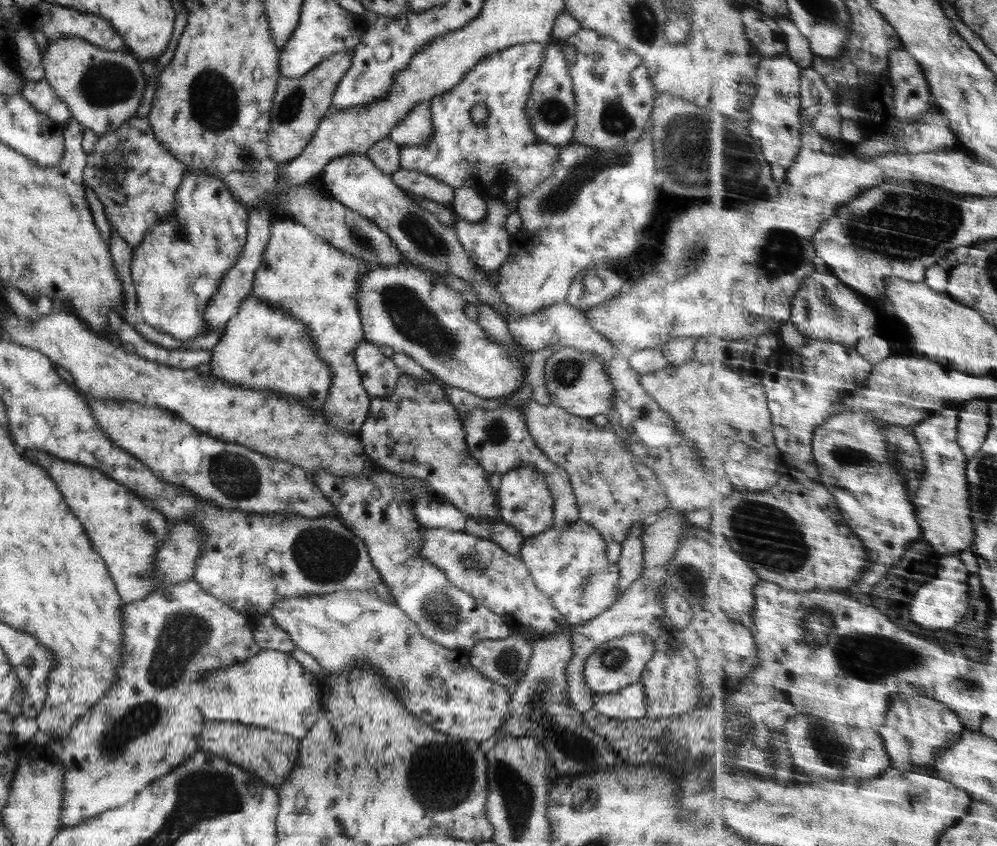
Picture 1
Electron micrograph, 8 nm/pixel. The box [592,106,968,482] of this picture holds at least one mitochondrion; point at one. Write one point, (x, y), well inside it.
(916, 221)

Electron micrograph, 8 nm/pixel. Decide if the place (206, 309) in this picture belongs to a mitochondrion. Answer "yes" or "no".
no

